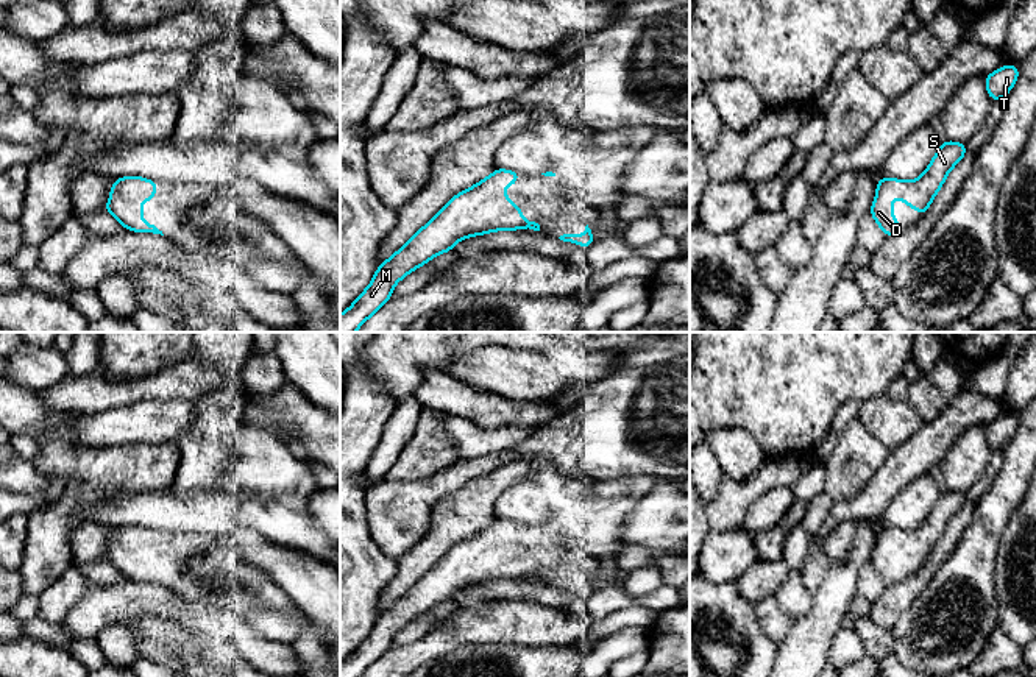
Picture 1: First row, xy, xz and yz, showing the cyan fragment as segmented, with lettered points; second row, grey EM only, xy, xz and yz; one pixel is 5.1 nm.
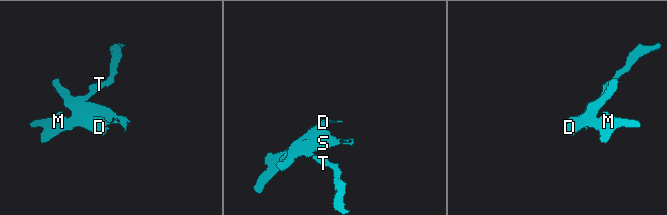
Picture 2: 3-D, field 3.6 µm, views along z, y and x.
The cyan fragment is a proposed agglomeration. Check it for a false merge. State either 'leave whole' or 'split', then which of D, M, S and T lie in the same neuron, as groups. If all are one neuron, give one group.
leave whole | D M S T

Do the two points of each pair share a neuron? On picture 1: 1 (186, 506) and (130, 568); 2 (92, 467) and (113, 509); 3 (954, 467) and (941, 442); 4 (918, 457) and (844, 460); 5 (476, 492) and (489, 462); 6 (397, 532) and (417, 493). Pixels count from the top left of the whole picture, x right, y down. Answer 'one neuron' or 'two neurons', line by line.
1: two neurons
2: two neurons
3: two neurons
4: two neurons
5: two neurons
6: one neuron

